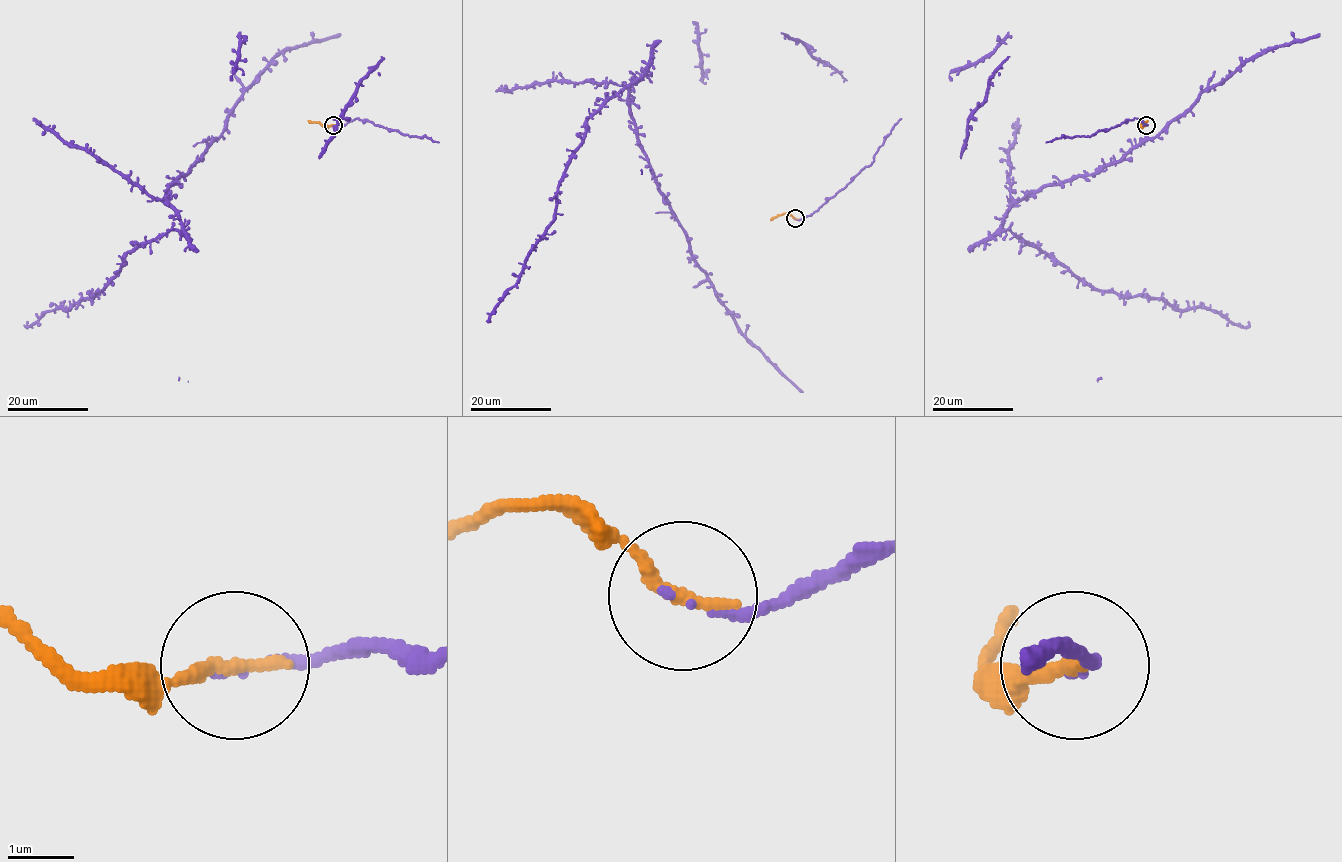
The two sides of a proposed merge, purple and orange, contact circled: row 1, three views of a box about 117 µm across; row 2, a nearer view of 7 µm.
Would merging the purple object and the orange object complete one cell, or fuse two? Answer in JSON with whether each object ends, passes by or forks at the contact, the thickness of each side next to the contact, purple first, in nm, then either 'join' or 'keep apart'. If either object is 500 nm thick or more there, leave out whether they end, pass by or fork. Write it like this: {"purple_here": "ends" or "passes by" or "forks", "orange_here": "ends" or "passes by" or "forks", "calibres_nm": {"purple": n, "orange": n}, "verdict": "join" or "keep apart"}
{"purple_here": "ends", "orange_here": "ends", "calibres_nm": {"purple": 60, "orange": 240}, "verdict": "join"}

